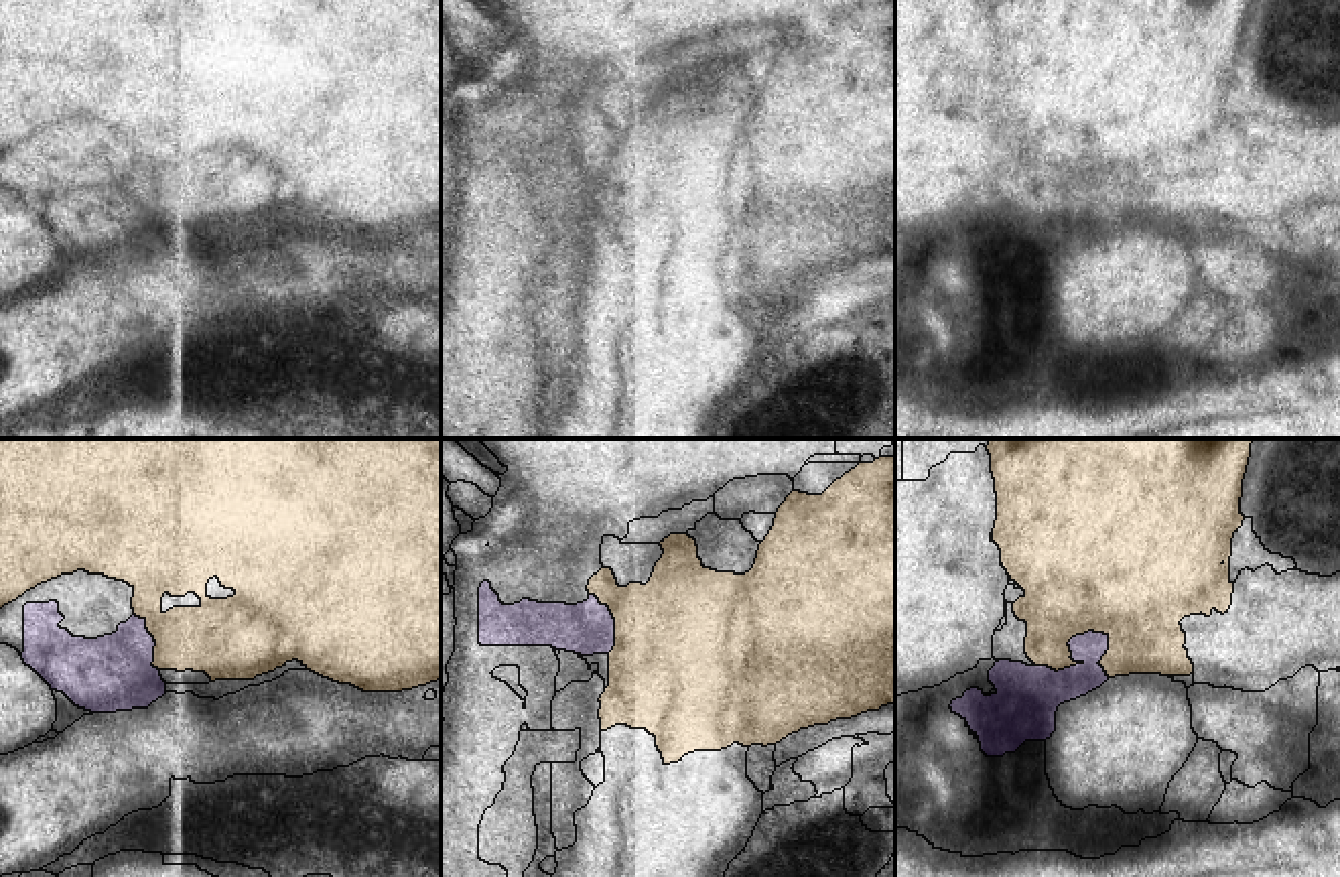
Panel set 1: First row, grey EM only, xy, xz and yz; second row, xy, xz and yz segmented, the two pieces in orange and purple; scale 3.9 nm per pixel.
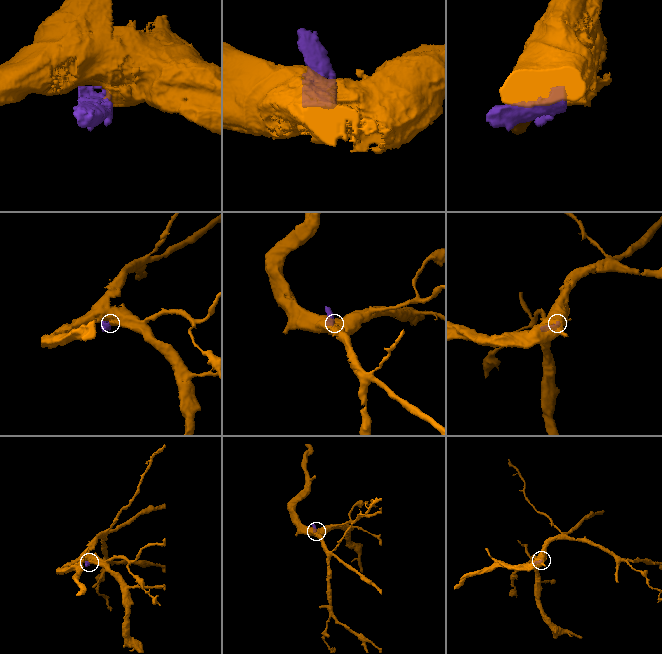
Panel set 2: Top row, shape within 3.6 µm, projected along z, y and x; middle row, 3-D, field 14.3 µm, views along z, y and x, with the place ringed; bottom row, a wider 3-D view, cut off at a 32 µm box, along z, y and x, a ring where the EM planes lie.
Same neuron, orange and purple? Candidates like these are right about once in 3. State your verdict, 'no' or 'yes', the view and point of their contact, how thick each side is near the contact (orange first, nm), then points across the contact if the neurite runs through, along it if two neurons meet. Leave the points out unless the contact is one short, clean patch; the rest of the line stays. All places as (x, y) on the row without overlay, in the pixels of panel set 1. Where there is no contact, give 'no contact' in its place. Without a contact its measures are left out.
no; meets orange in yz at (1070, 197); 360 nm thick on the orange side, 260 nm on the other

